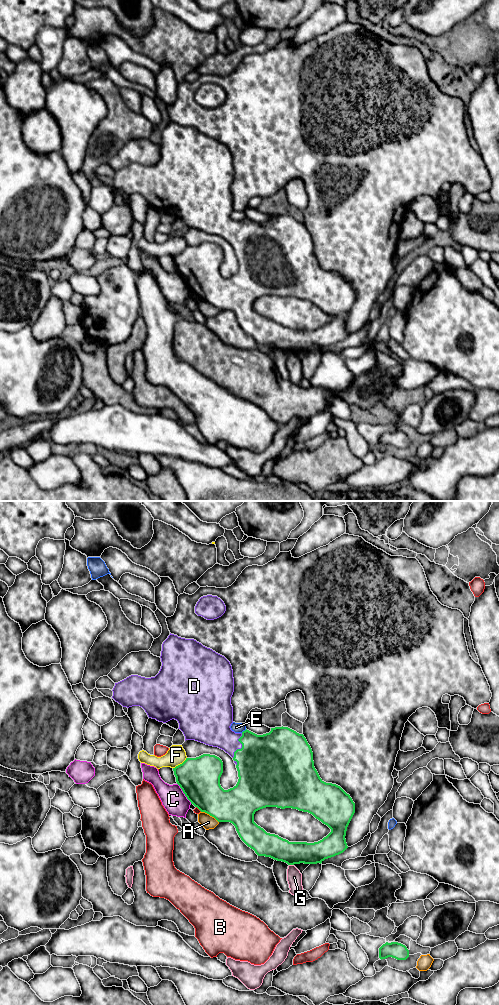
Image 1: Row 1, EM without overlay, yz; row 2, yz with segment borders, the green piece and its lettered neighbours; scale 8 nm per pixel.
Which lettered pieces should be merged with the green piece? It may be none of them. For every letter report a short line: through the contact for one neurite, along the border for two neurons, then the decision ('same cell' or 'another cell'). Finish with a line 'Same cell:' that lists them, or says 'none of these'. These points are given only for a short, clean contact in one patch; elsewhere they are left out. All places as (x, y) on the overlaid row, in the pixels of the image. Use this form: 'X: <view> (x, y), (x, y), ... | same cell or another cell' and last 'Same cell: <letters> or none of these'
A: another cell
B: another cell
C: another cell
D: same cell
E: another cell
F: another cell
G: another cell
Same cell: D

